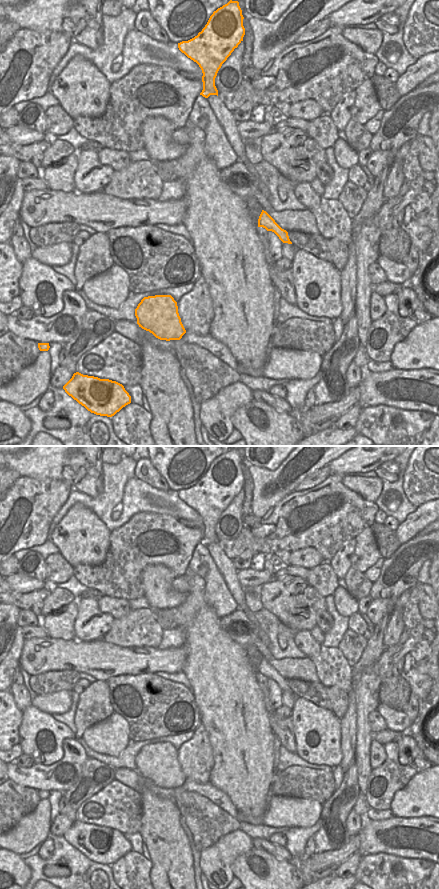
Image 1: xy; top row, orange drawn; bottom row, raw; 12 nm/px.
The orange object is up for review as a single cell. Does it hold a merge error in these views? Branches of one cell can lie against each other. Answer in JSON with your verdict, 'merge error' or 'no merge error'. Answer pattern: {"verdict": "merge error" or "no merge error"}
{"verdict": "no merge error"}

